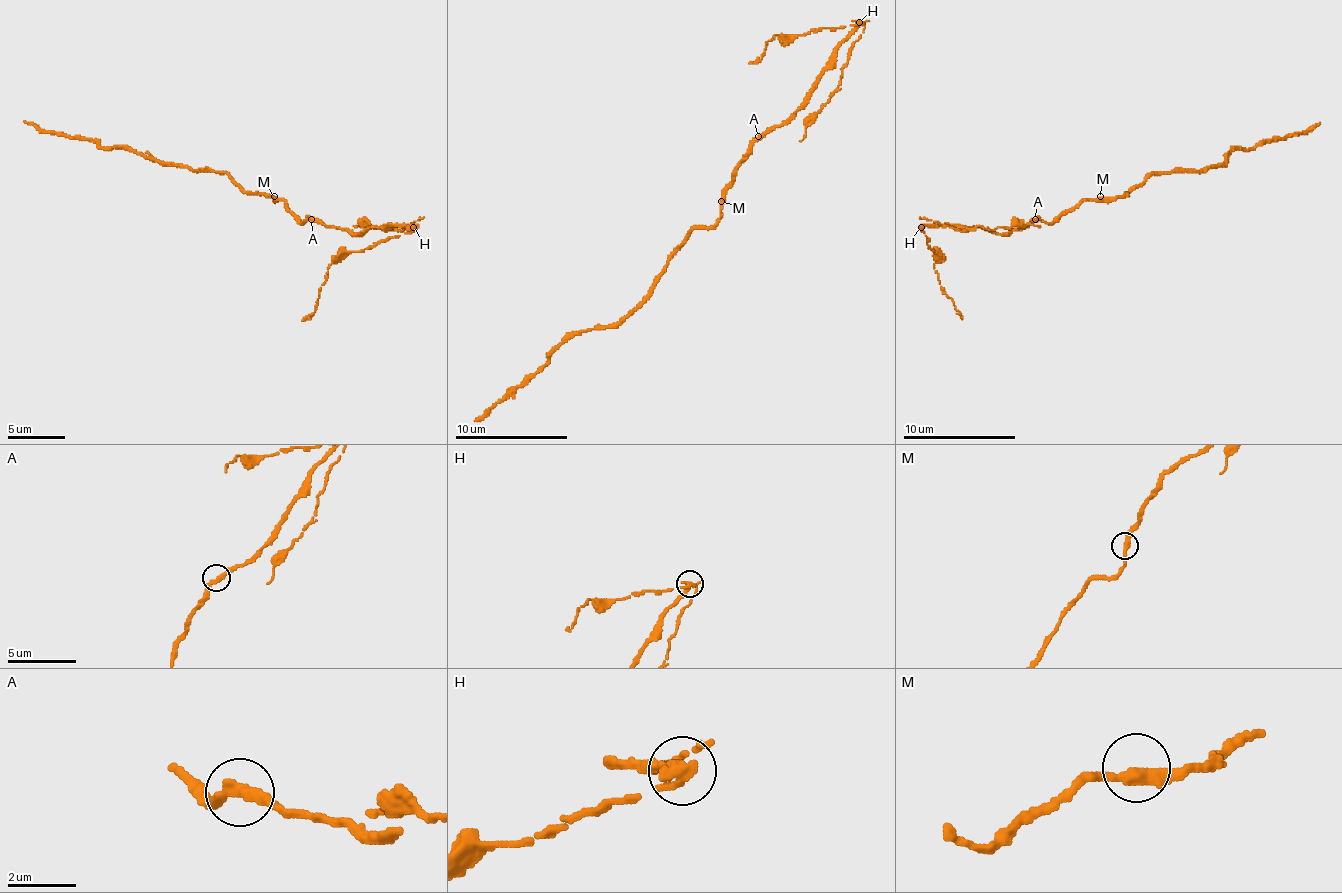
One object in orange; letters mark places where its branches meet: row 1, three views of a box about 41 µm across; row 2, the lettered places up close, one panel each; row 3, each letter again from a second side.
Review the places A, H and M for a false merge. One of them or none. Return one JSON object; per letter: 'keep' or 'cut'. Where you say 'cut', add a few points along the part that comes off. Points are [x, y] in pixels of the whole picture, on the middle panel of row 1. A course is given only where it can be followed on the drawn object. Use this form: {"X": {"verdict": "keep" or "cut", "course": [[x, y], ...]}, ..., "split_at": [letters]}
{"A": {"verdict": "keep"}, "H": {"verdict": "cut", "course": [[859, 23], [814, 28], [809, 34], [775, 34], [763, 54], [749, 62]]}, "M": {"verdict": "keep"}, "split_at": ["H"]}

